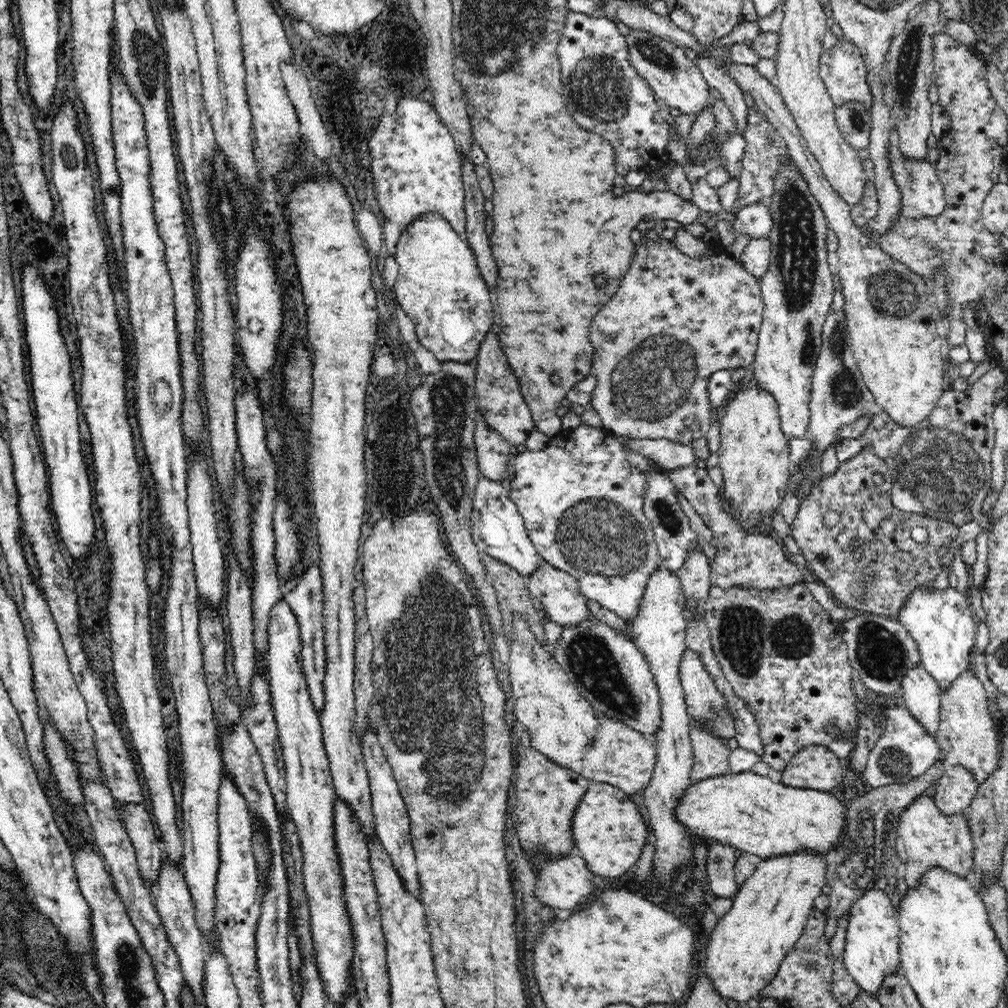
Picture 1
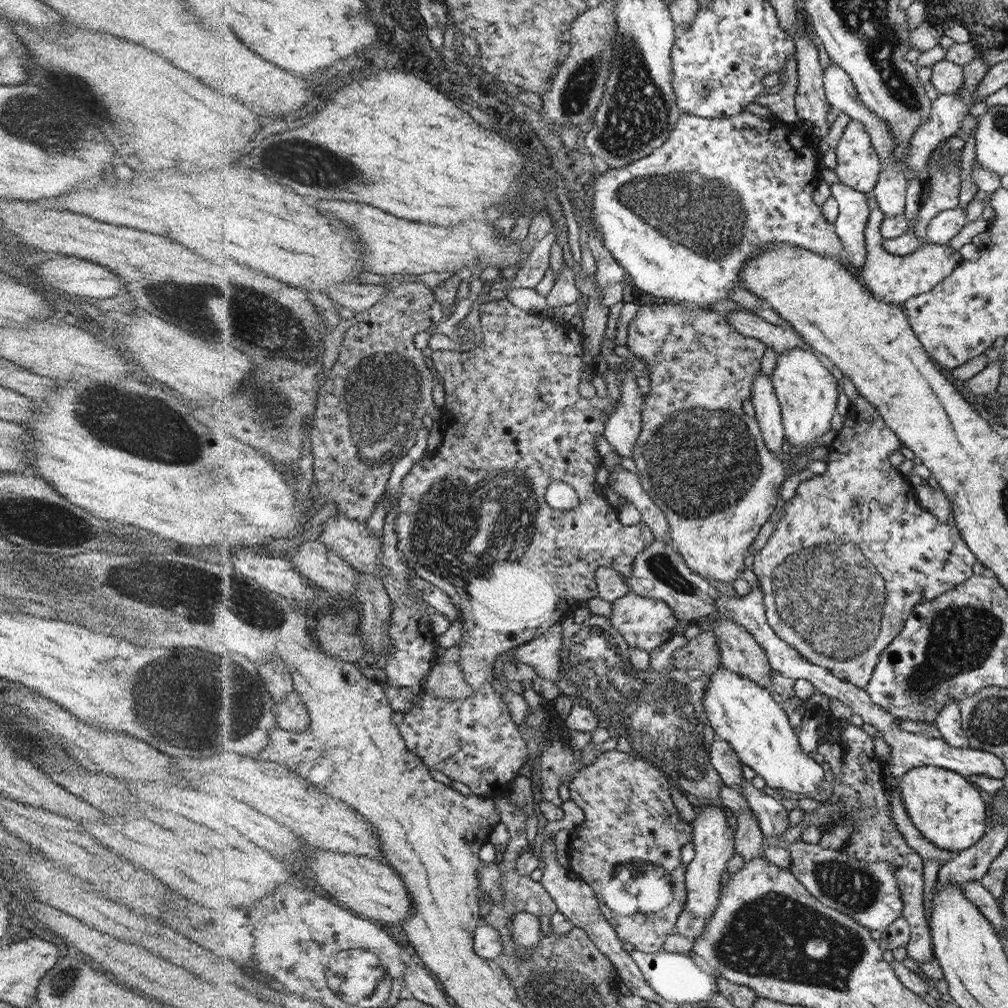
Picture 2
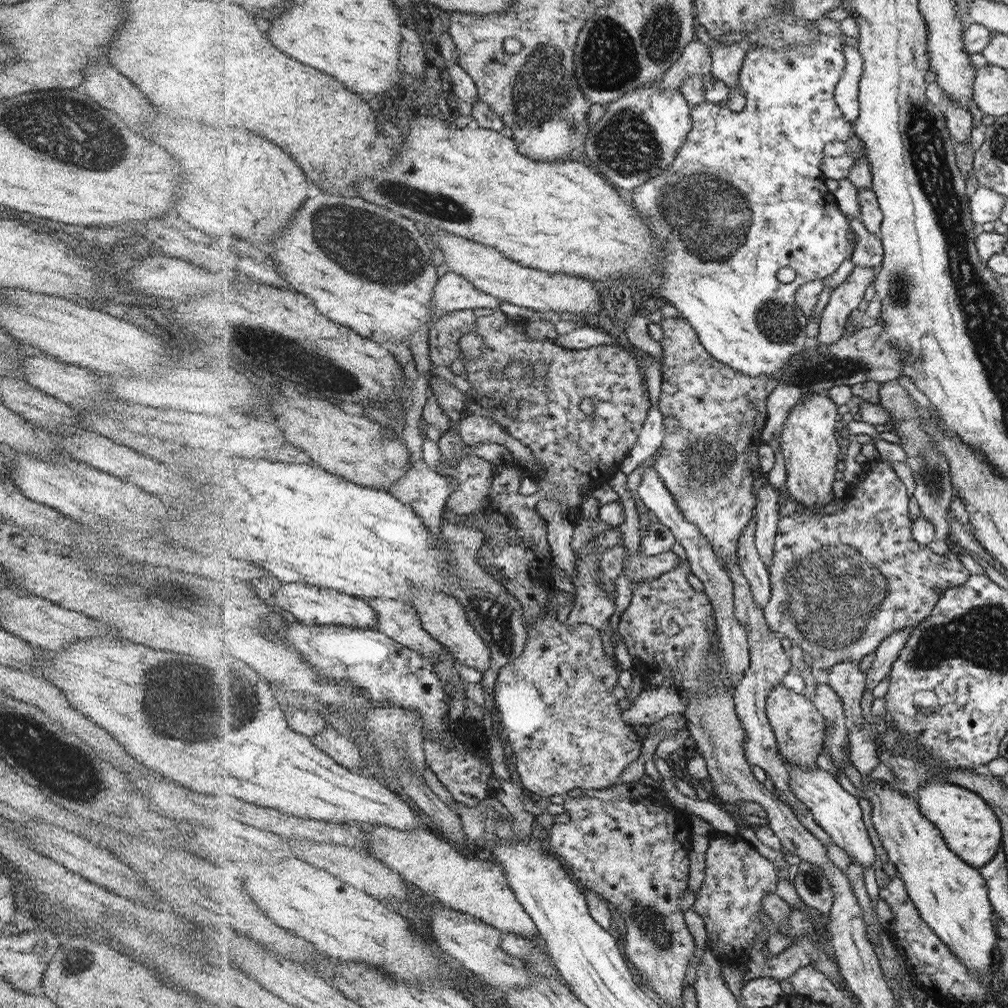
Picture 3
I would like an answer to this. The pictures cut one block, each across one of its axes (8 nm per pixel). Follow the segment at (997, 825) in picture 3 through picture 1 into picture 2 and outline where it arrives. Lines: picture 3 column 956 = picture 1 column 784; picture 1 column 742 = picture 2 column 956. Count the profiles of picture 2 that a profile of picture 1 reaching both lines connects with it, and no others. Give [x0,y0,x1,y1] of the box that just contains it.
[898,766,986,851]

